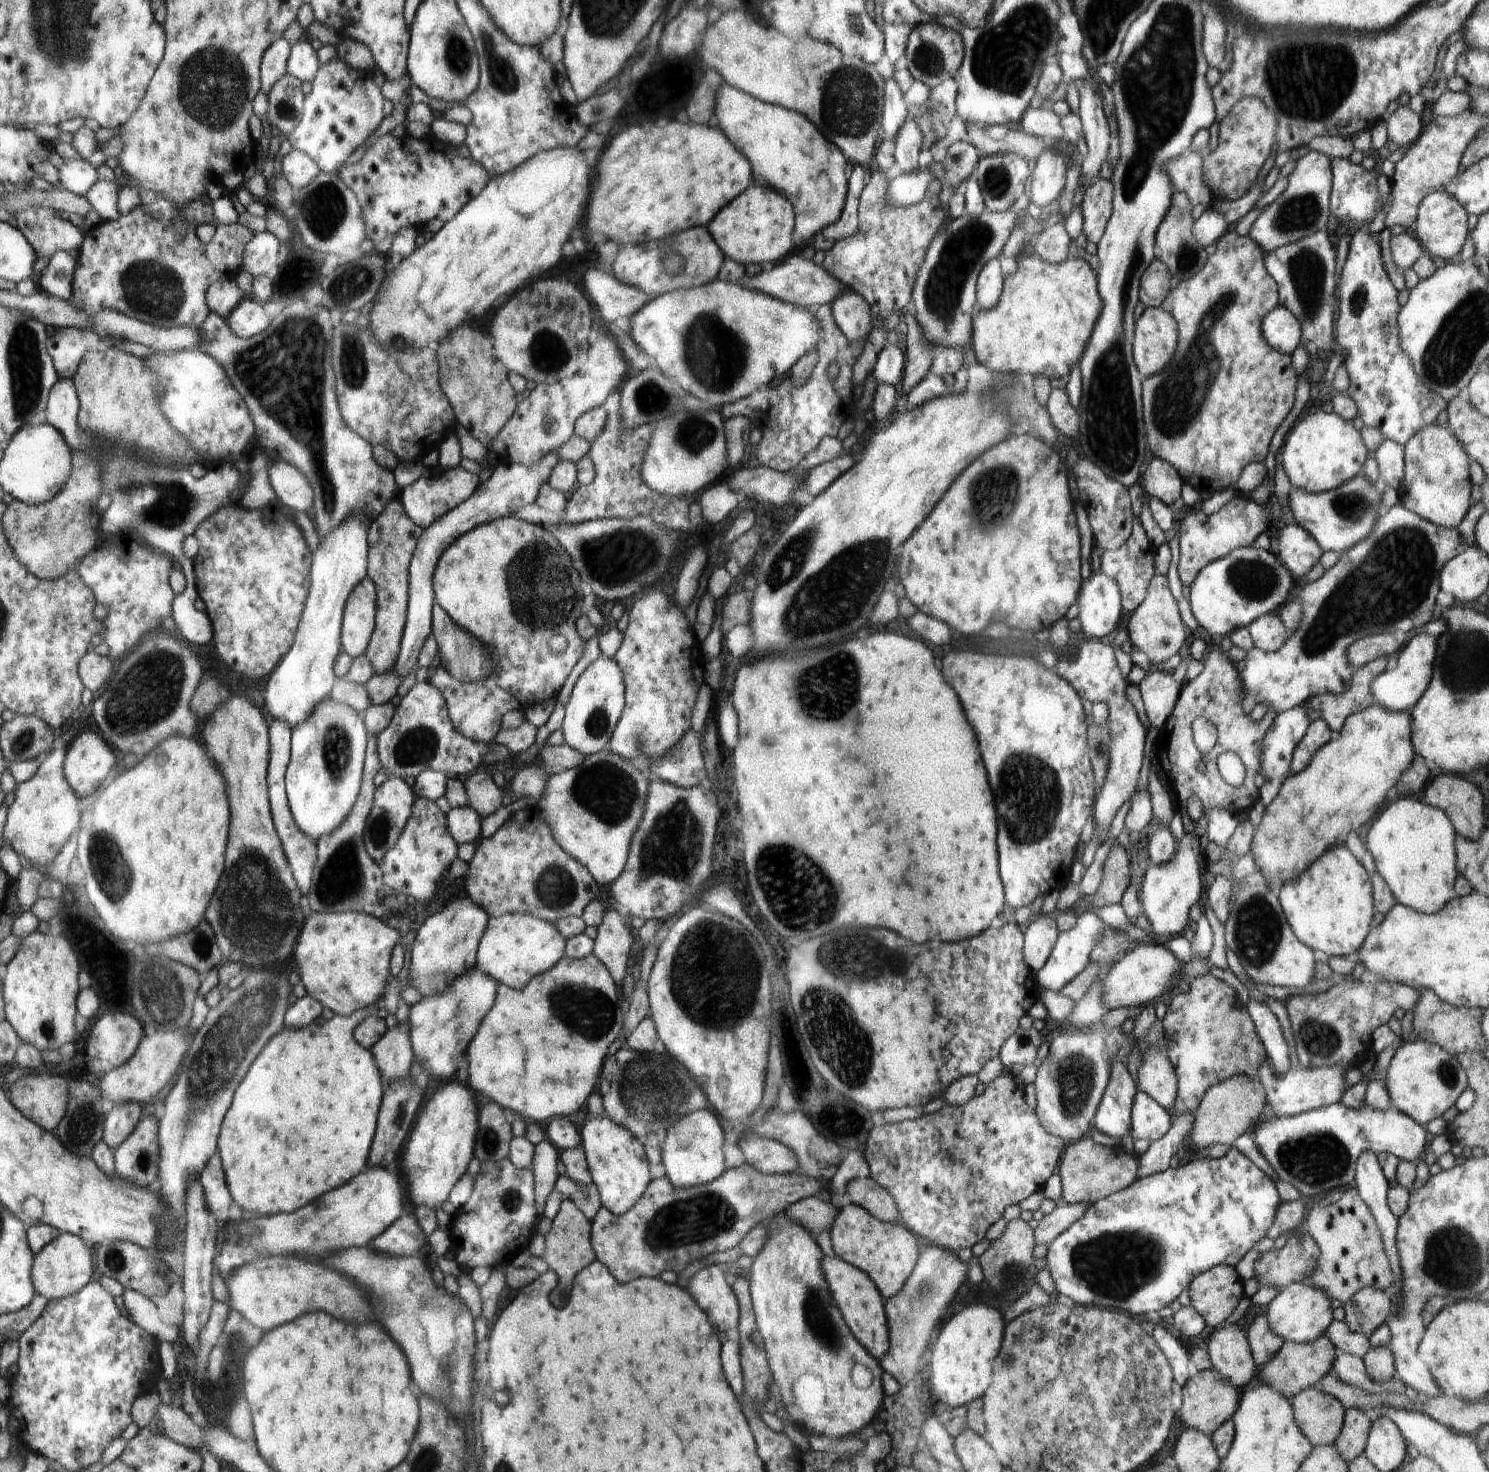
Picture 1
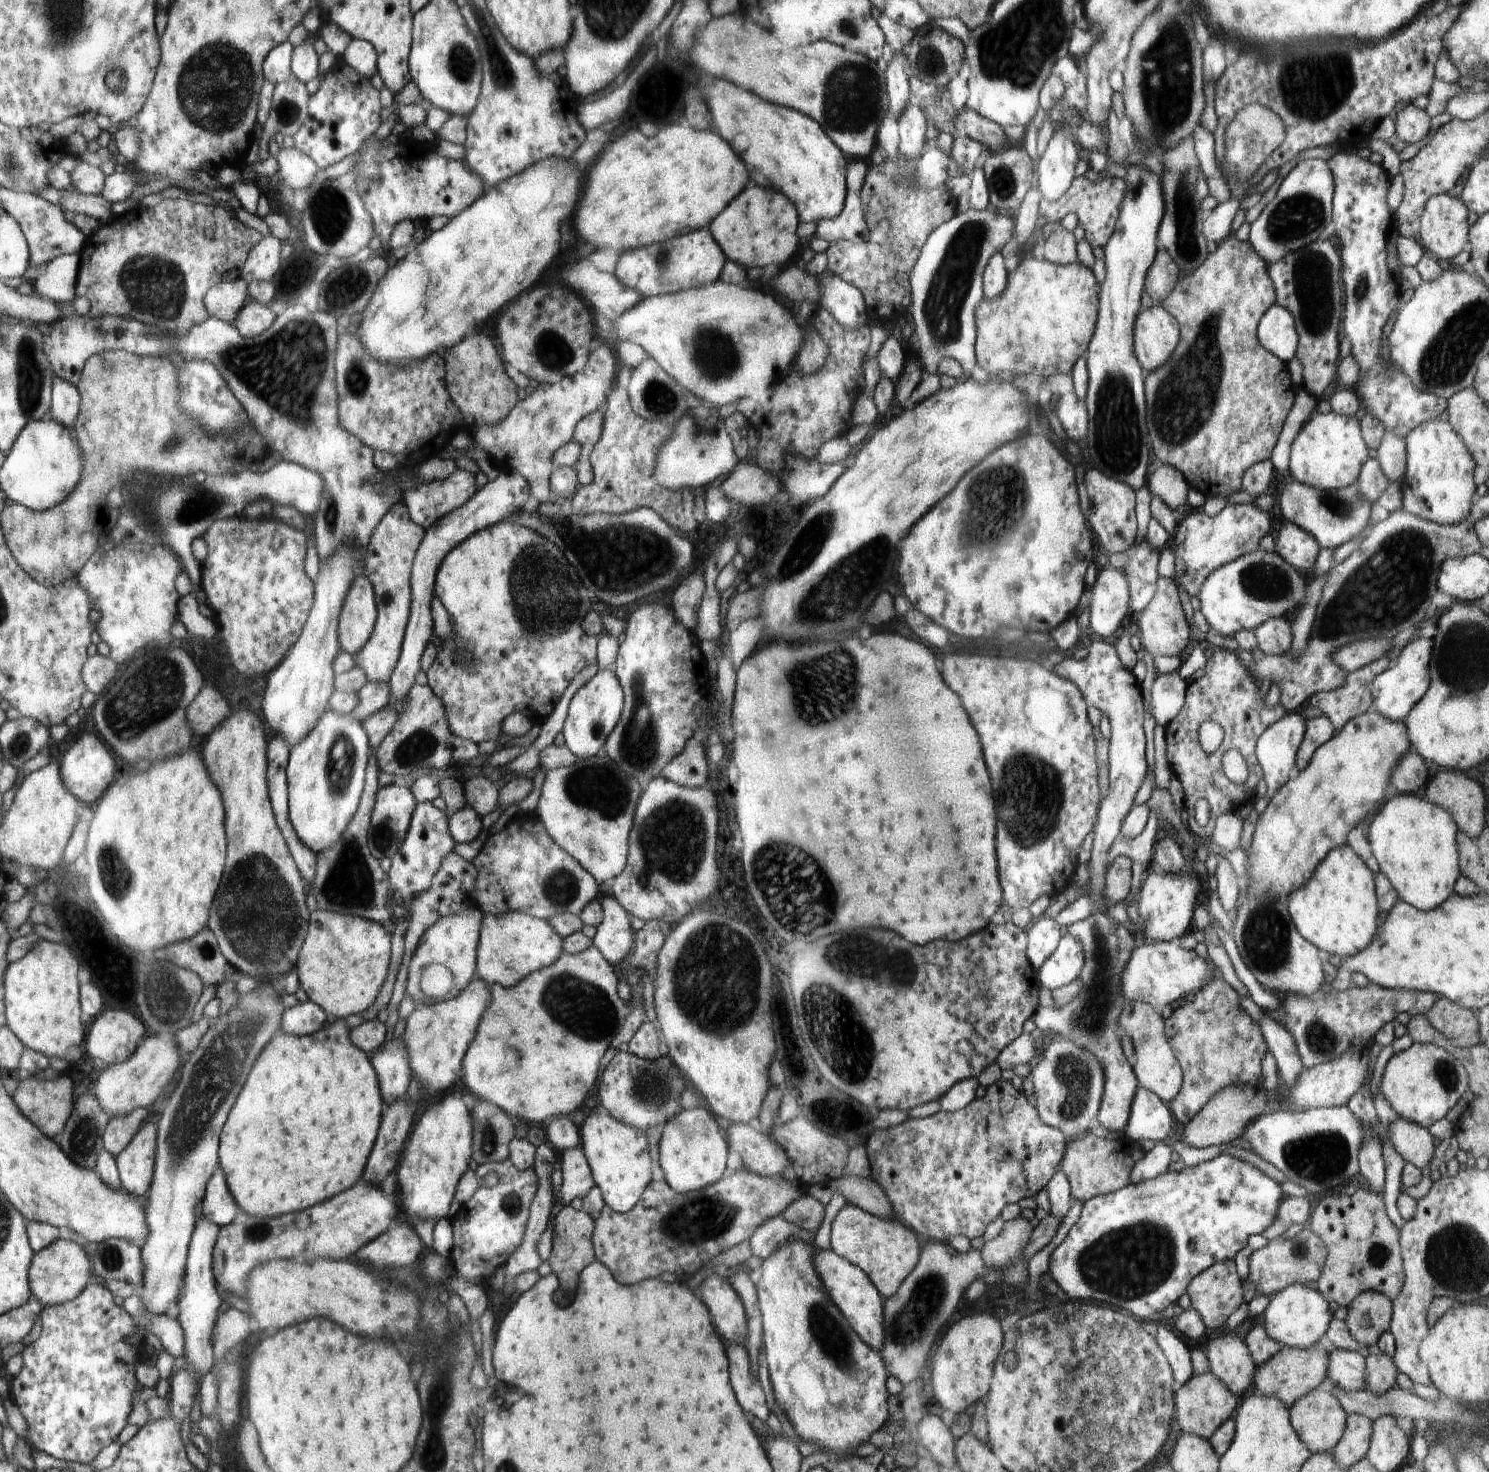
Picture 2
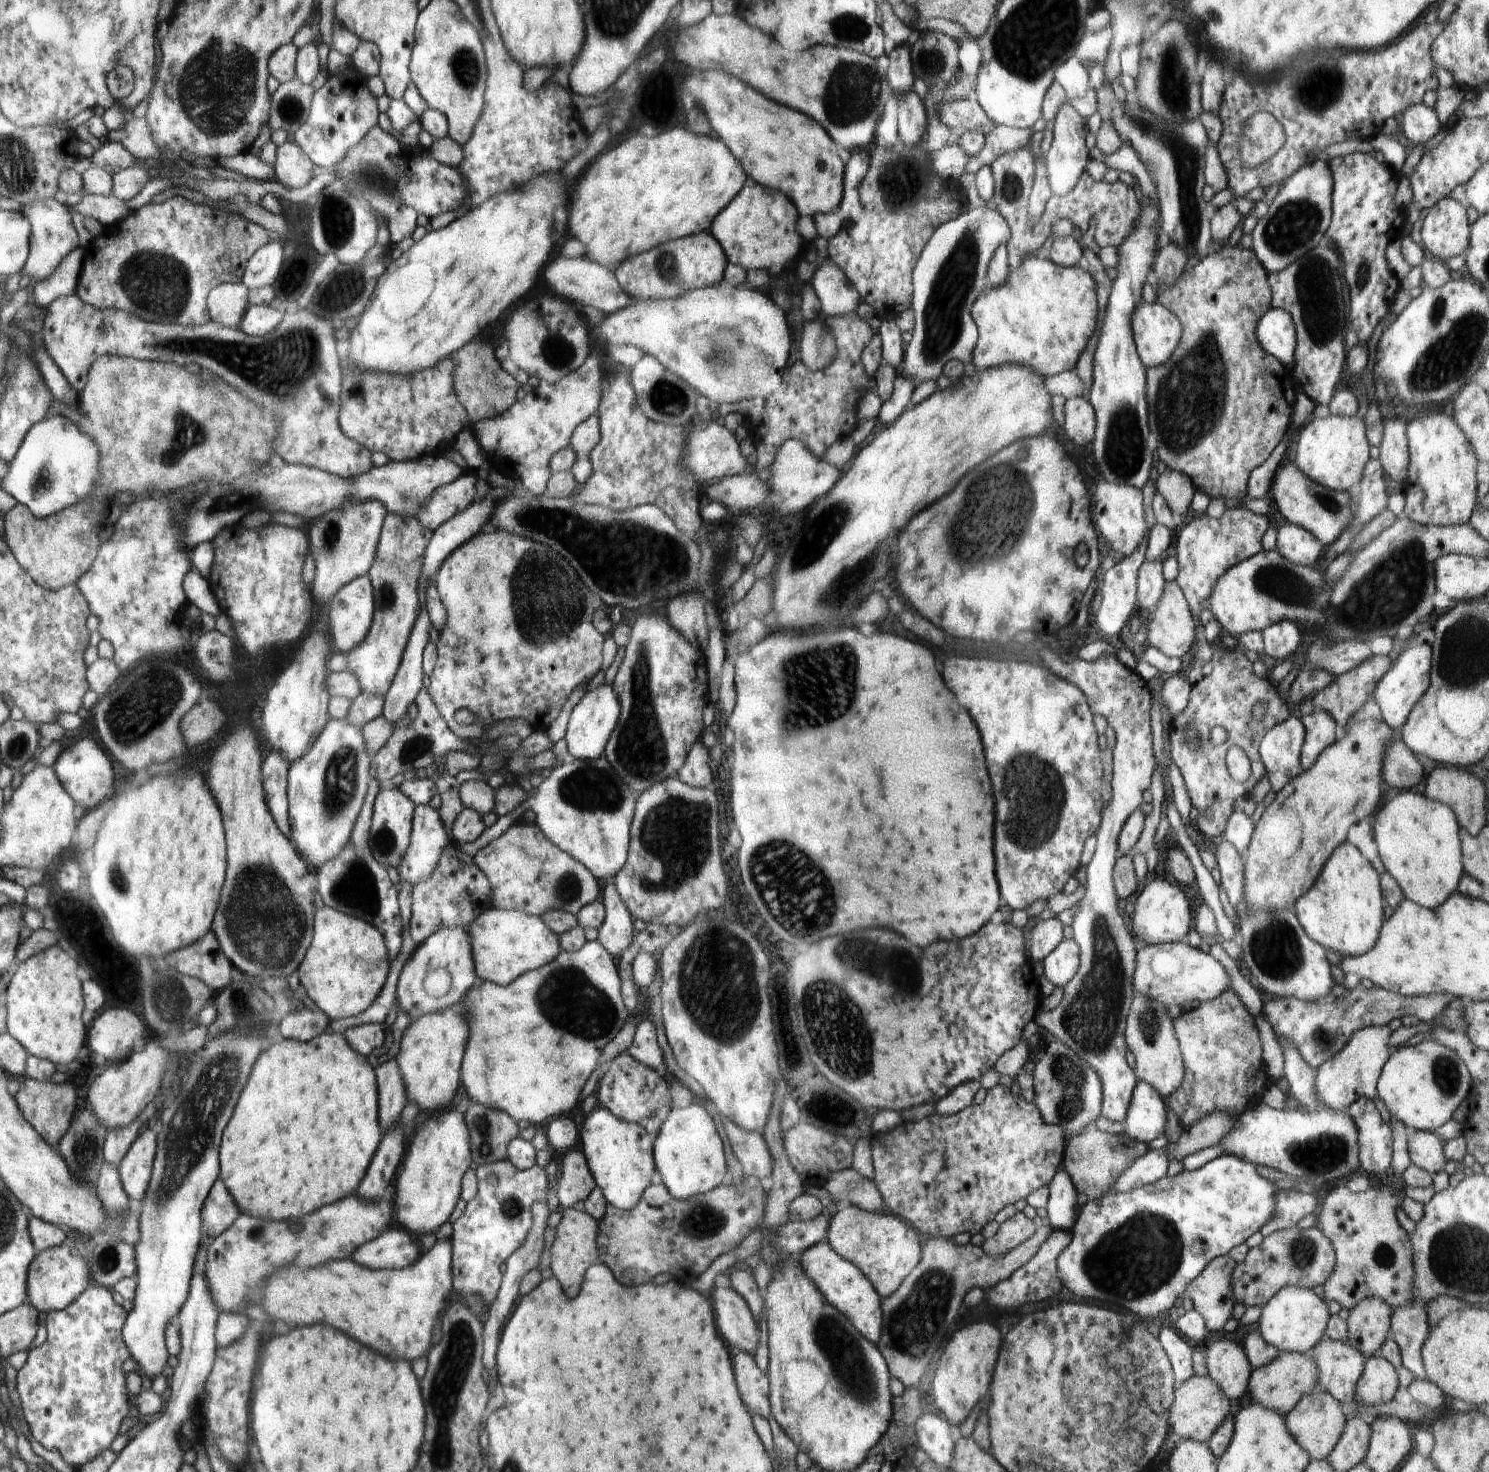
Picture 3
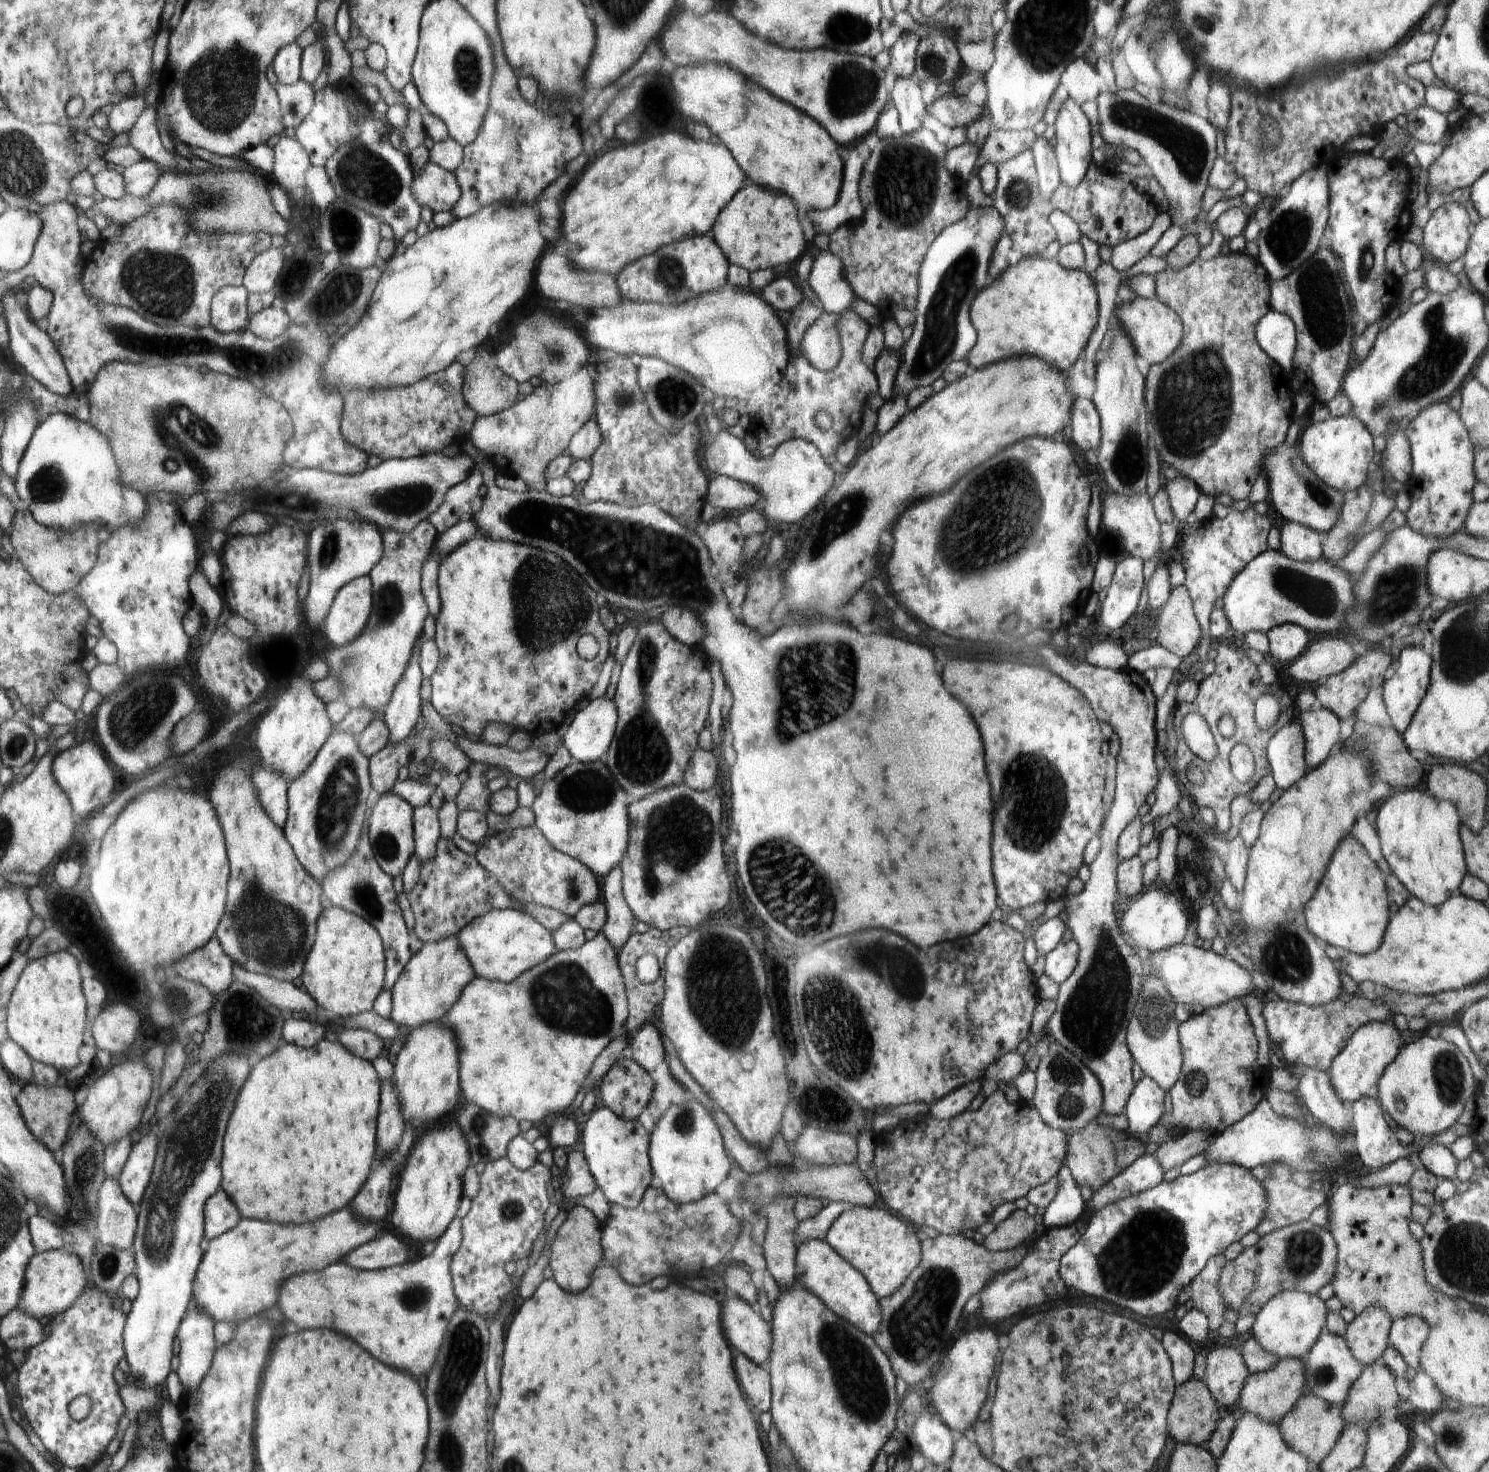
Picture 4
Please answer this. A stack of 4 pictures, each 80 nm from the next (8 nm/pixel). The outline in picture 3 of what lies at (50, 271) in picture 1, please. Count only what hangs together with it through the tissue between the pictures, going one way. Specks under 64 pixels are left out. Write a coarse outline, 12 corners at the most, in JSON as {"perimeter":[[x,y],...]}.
{"perimeter":[[76,248],[56,273],[31,286],[36,306],[45,310],[75,291],[85,249]]}

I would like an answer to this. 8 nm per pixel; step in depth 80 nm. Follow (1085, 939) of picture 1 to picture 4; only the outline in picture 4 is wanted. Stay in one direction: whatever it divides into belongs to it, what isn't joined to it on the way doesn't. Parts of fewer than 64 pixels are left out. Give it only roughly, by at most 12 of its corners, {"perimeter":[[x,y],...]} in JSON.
{"perimeter":[[1074,940],[1058,943],[1045,956],[1045,975],[1063,983],[1076,968]]}

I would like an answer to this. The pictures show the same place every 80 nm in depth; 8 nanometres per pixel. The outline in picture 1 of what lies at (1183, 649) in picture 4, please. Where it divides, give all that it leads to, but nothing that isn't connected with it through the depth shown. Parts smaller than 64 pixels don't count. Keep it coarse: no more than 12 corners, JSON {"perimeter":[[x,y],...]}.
{"perimeter":[[1166,575],[1122,622],[1153,669],[1178,654],[1186,626]]}

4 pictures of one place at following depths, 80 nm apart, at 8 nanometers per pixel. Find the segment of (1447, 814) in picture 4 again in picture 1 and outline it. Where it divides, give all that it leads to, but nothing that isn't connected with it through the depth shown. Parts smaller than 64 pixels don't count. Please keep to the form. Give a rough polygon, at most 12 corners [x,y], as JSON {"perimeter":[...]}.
{"perimeter":[[1399,796],[1364,838],[1398,903],[1455,897],[1454,825]]}

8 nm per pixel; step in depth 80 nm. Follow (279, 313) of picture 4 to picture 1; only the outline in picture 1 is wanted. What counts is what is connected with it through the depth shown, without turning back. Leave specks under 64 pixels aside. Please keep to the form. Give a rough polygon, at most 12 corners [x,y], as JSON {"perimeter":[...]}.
{"perimeter":[[244,296],[226,318],[242,338],[271,324],[263,303]]}

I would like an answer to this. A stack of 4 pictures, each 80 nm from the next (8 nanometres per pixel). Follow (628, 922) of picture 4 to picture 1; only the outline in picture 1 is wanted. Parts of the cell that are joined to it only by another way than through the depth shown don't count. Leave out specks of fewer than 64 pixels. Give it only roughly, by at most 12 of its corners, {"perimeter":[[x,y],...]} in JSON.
{"perimeter":[[606,908],[594,953],[616,982],[628,974],[634,933]]}

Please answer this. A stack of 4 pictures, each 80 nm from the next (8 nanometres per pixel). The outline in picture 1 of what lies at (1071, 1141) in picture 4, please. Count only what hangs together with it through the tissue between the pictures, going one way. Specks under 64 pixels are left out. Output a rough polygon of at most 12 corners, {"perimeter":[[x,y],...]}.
{"perimeter":[[1090,1136],[1066,1145],[1063,1203],[1102,1200],[1137,1179],[1139,1156]]}

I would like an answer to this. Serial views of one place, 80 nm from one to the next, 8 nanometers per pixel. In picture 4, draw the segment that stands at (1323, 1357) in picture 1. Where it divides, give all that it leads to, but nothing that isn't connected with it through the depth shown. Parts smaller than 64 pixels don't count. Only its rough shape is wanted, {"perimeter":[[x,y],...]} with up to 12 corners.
{"perimeter":[[1305,1364],[1248,1375],[1238,1404],[1279,1425],[1306,1388]]}

